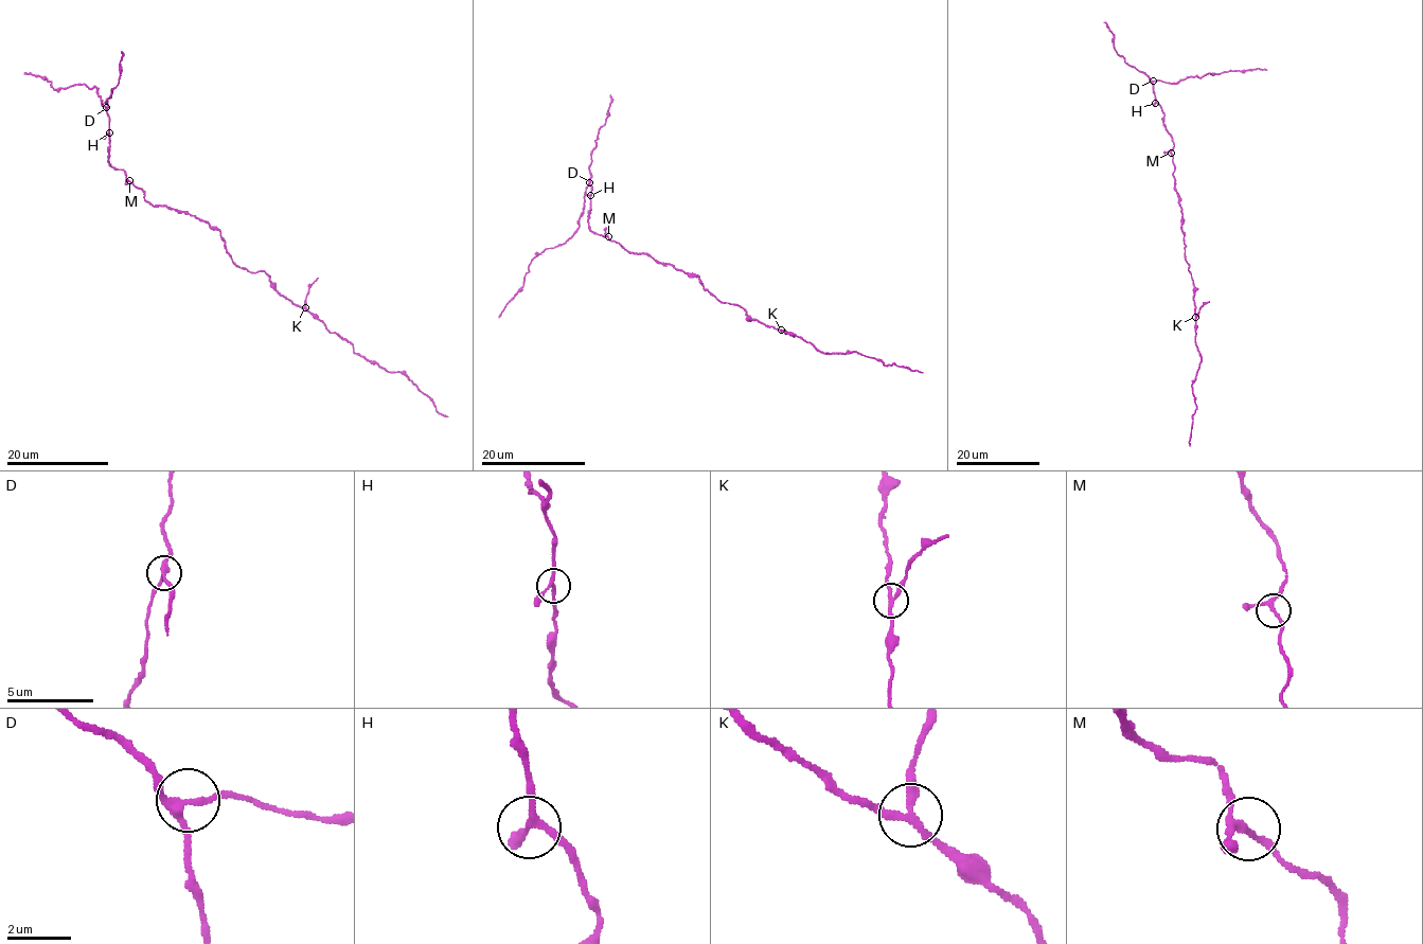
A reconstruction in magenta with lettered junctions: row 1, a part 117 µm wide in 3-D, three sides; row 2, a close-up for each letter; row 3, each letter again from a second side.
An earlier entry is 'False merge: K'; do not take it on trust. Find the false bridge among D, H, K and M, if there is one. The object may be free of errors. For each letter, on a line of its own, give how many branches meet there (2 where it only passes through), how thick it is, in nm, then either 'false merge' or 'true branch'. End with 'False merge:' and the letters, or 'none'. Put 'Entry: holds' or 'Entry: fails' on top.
Entry: holds
D: 3 | 240 nm | true branch
H: 3 | 180 nm | true branch
K: 3 | 200 nm | false merge
M: 3 | 190 nm | true branch
False merge: K

